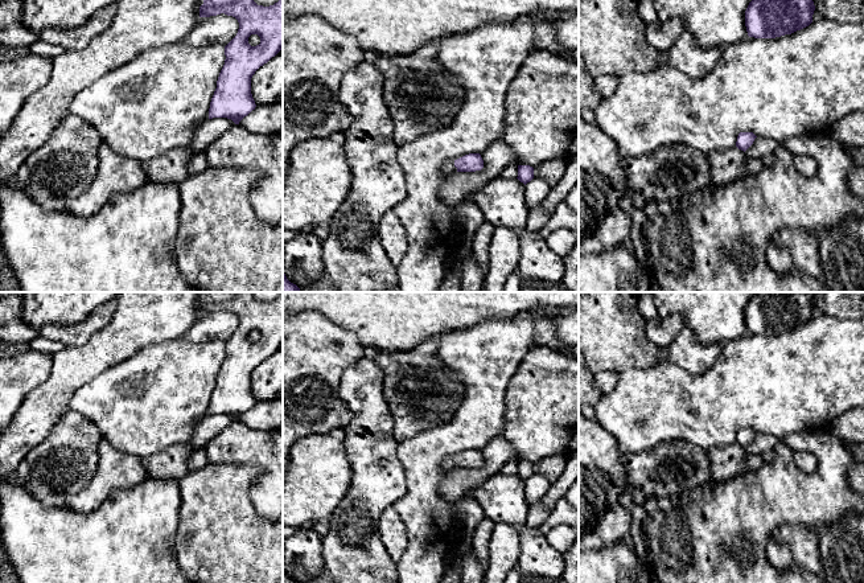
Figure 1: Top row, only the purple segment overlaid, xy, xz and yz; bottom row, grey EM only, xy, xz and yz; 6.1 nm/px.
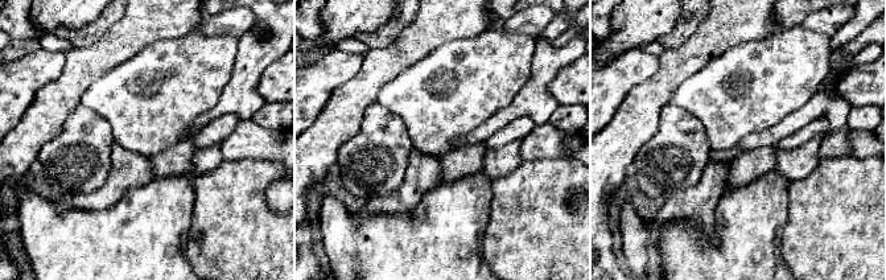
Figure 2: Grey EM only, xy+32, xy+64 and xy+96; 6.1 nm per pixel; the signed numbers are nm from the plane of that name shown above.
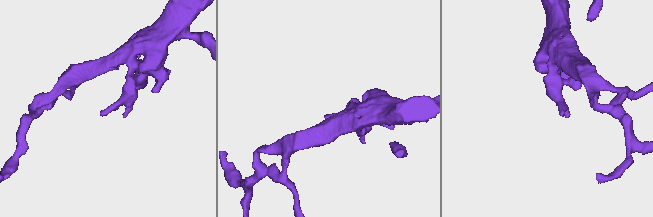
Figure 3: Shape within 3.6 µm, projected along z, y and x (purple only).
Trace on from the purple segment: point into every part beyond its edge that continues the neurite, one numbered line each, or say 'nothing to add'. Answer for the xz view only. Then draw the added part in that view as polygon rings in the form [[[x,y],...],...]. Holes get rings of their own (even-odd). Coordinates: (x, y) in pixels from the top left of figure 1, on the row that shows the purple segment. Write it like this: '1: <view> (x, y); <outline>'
1: xz (448, 167); [[[445,161],[441,167],[441,171],[444,173],[454,173],[457,172],[457,168],[454,167],[454,161]]]

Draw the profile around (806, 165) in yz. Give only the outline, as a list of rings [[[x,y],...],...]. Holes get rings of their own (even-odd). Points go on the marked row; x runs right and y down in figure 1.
[[[795,155],[794,165],[797,172],[803,177],[814,177],[819,169],[816,160],[809,155]]]

